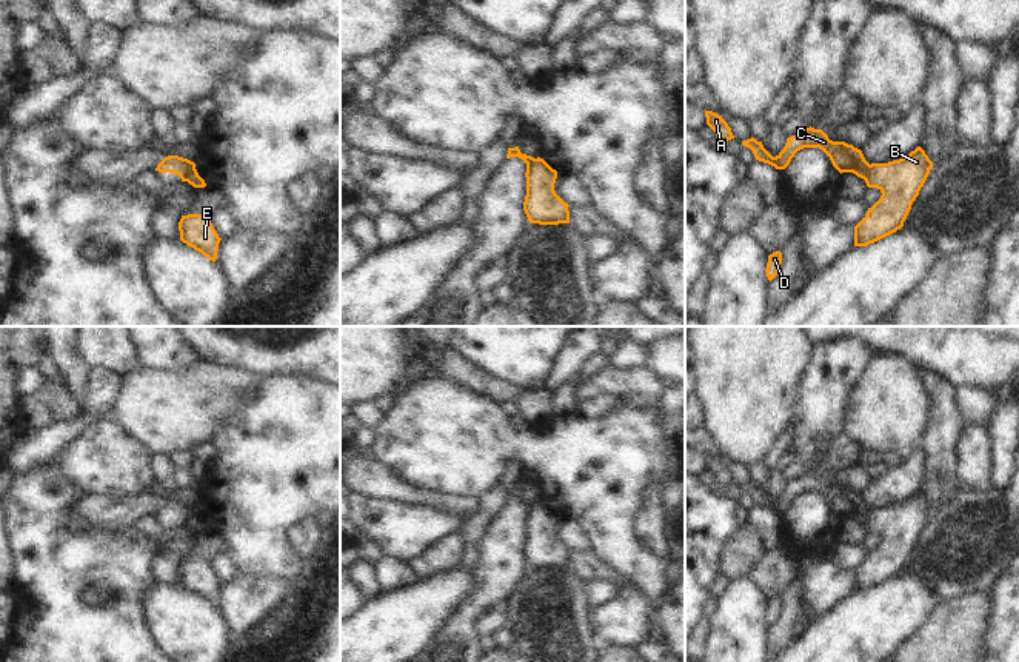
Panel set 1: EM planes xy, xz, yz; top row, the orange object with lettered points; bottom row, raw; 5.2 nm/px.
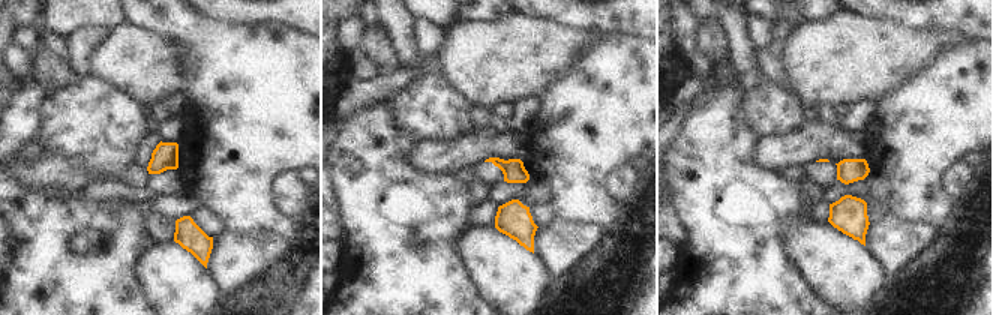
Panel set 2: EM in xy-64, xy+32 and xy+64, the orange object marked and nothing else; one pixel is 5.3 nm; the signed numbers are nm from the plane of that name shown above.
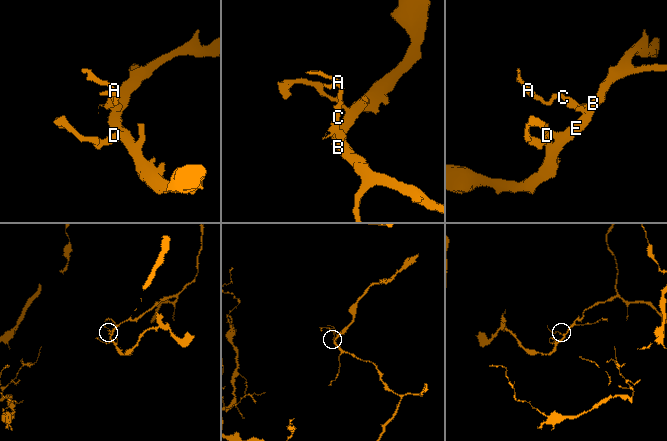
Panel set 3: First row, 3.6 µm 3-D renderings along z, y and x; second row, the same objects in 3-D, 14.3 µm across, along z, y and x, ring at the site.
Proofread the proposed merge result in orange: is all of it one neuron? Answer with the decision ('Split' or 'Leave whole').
Split

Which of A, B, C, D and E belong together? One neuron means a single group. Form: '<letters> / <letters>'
A C / B D E

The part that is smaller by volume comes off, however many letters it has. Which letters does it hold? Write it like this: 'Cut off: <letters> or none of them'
Cut off: A, C

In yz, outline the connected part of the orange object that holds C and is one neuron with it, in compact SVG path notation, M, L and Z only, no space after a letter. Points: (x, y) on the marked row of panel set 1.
M807 128L805 131L787 139L783 149L773 157L756 139L742 142L743 146L750 148L756 160L768 163L776 169L785 169L794 154L804 148L819 148L831 160L833 166L842 172L853 172L864 179L868 172L870 163L865 160L860 149L845 142L833 142L822 129Z

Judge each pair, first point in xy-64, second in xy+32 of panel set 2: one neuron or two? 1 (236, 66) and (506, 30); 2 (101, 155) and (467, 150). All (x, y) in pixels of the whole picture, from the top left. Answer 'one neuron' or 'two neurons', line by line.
1: two neurons
2: two neurons

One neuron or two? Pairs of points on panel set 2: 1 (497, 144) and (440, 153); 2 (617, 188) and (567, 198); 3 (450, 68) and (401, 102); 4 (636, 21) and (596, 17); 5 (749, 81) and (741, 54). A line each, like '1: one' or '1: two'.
1: one
2: two
3: two
4: one
5: one

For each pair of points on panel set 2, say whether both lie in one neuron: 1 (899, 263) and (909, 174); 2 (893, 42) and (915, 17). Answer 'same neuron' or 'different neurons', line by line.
1: different neurons
2: different neurons

